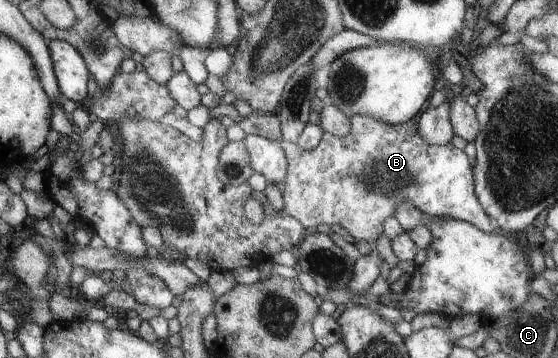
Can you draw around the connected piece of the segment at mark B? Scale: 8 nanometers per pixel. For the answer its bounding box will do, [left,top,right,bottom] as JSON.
[280,114,495,243]

